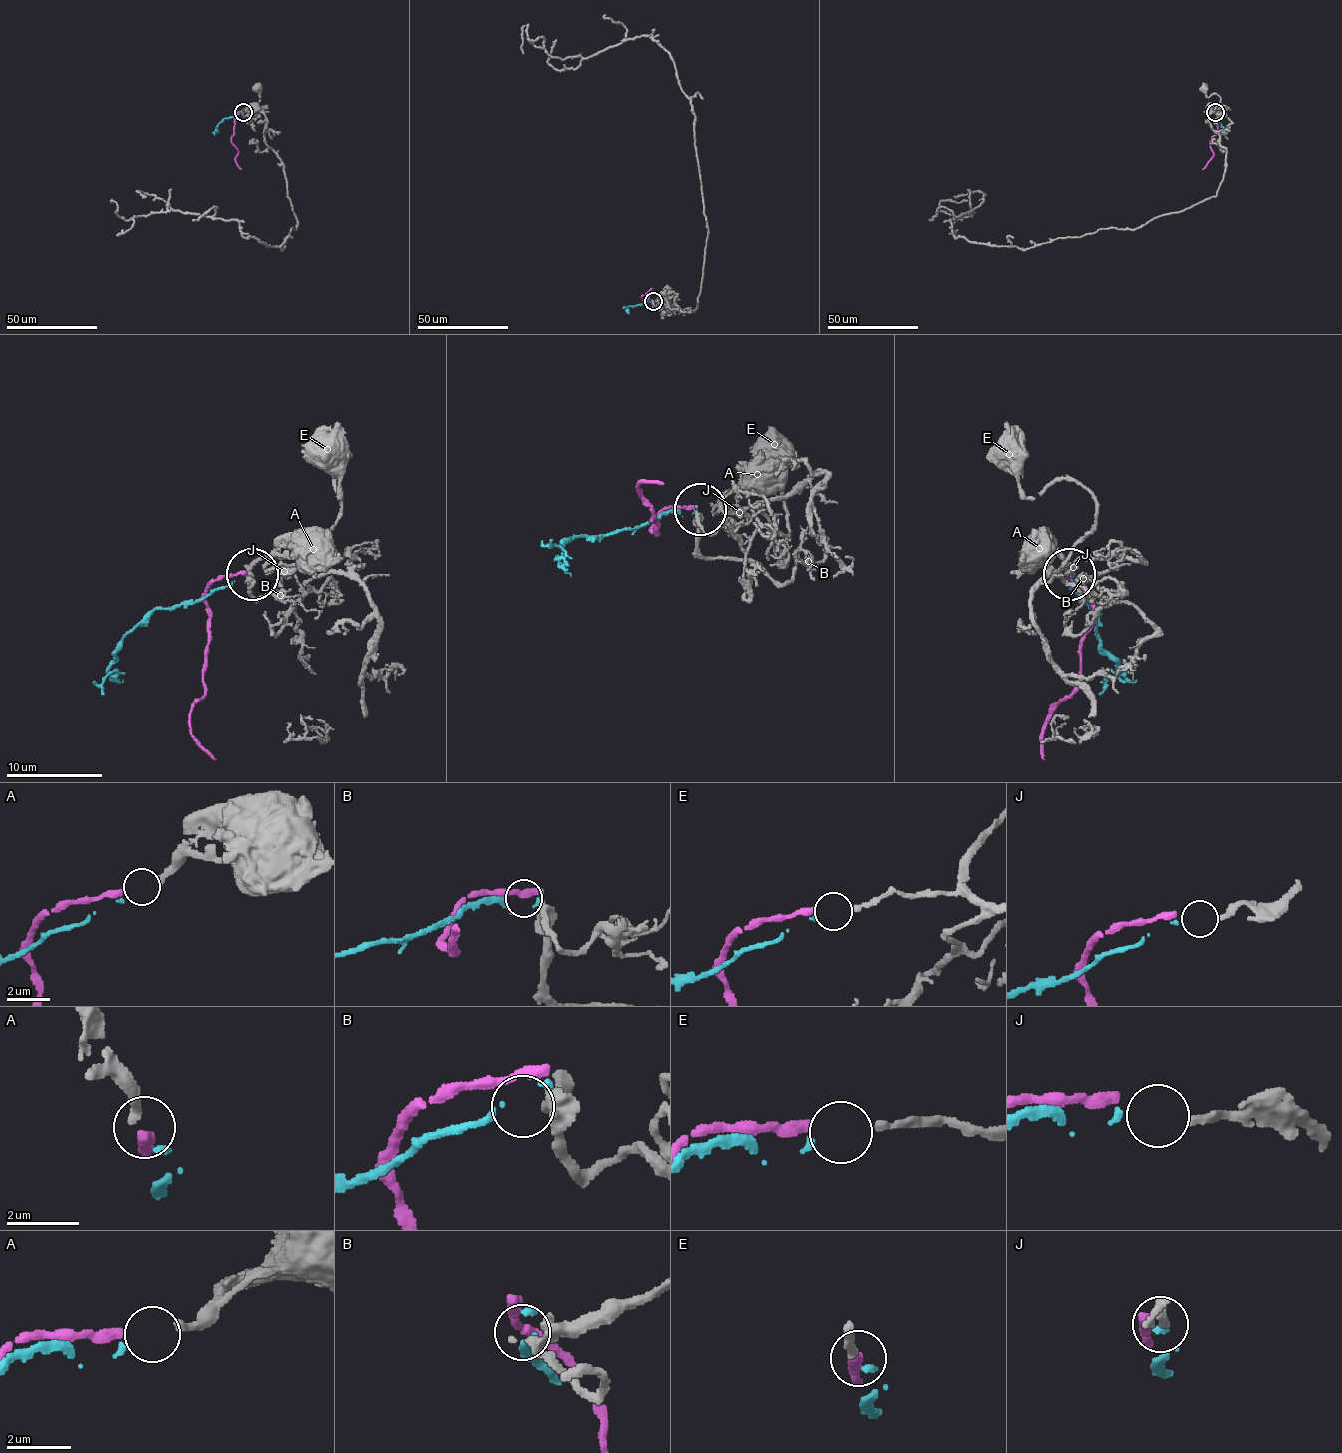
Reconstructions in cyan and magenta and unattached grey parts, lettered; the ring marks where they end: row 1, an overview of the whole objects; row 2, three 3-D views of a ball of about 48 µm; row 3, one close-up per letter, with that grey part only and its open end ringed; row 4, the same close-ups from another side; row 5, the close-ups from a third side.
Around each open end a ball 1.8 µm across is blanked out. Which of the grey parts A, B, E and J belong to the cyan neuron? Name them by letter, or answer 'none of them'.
E

